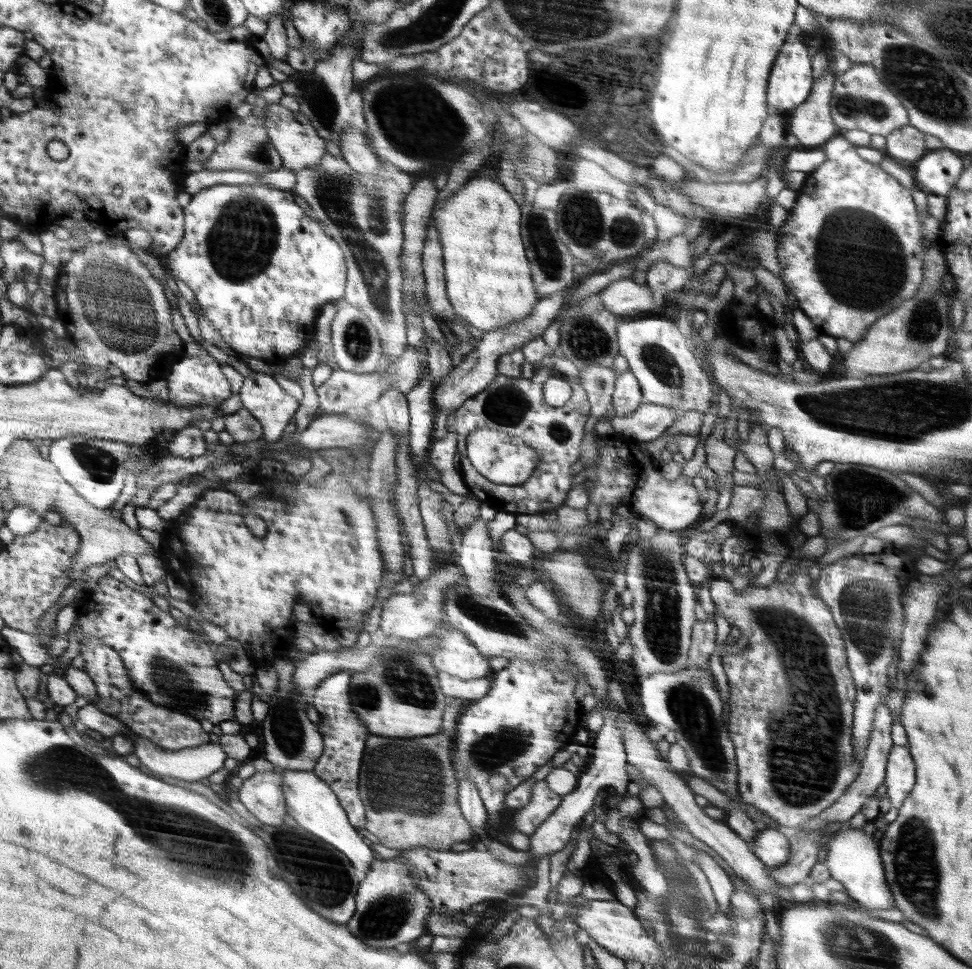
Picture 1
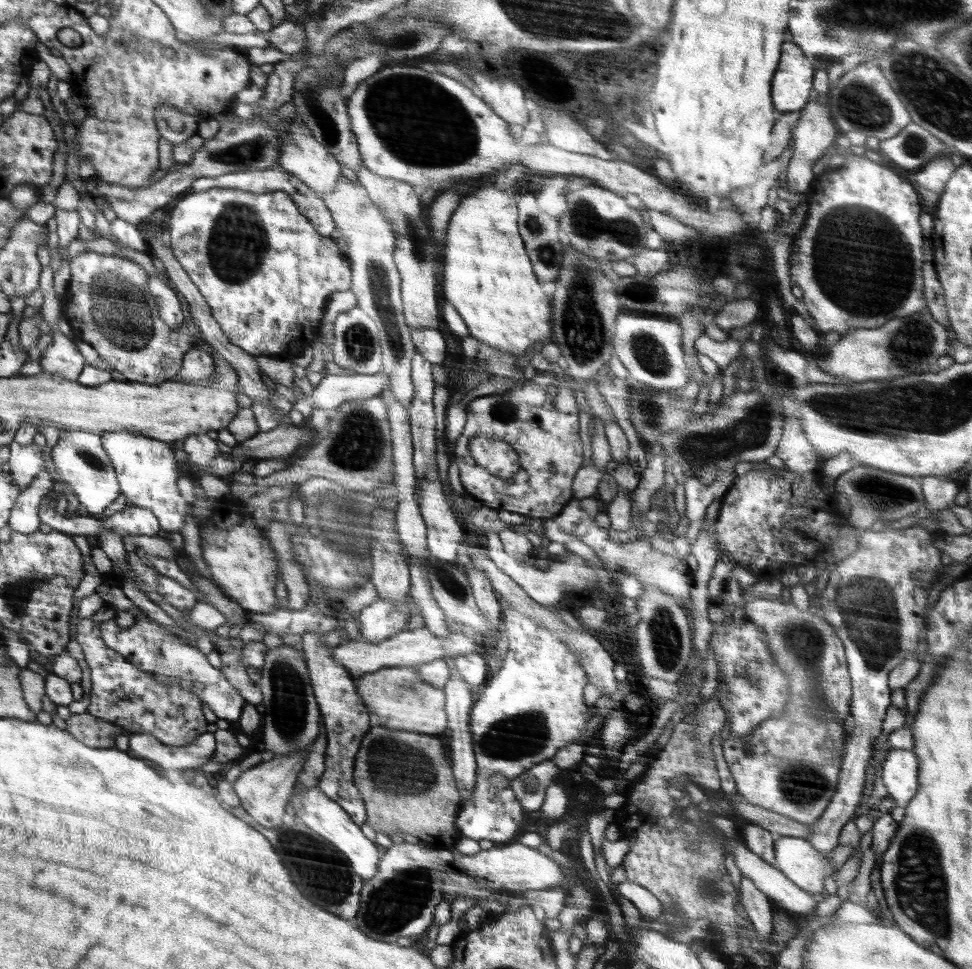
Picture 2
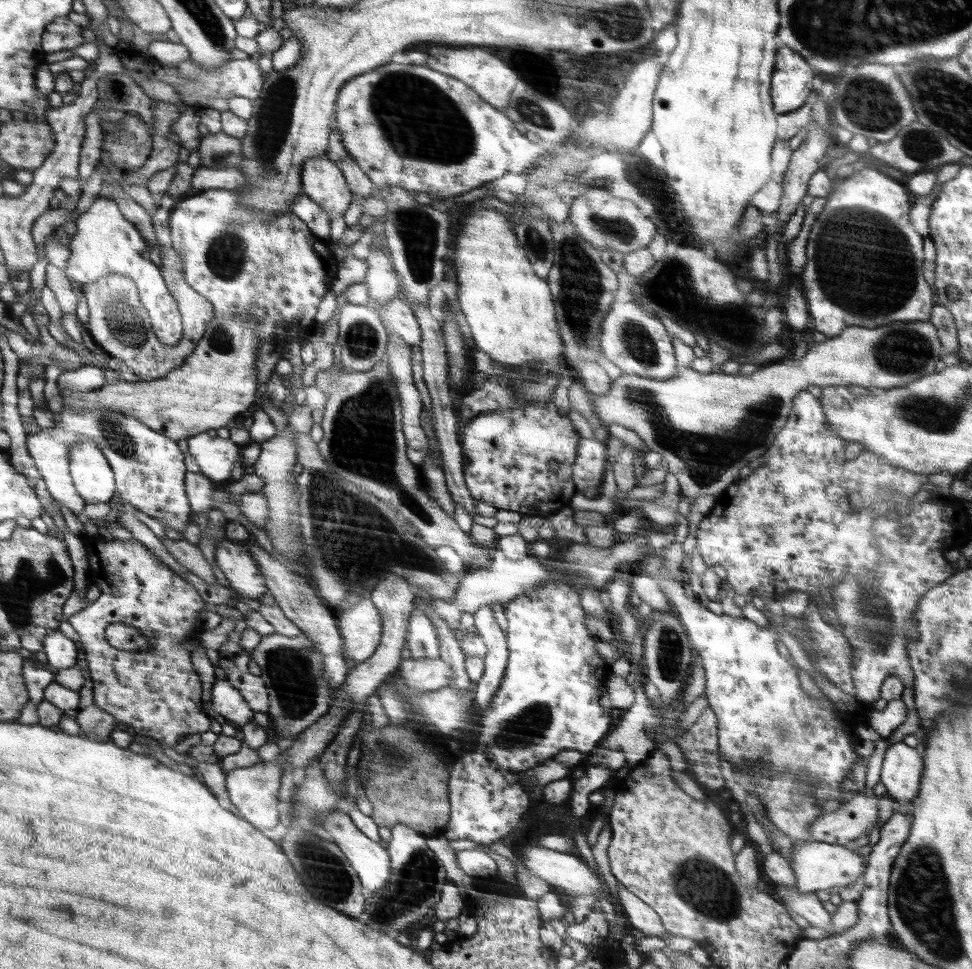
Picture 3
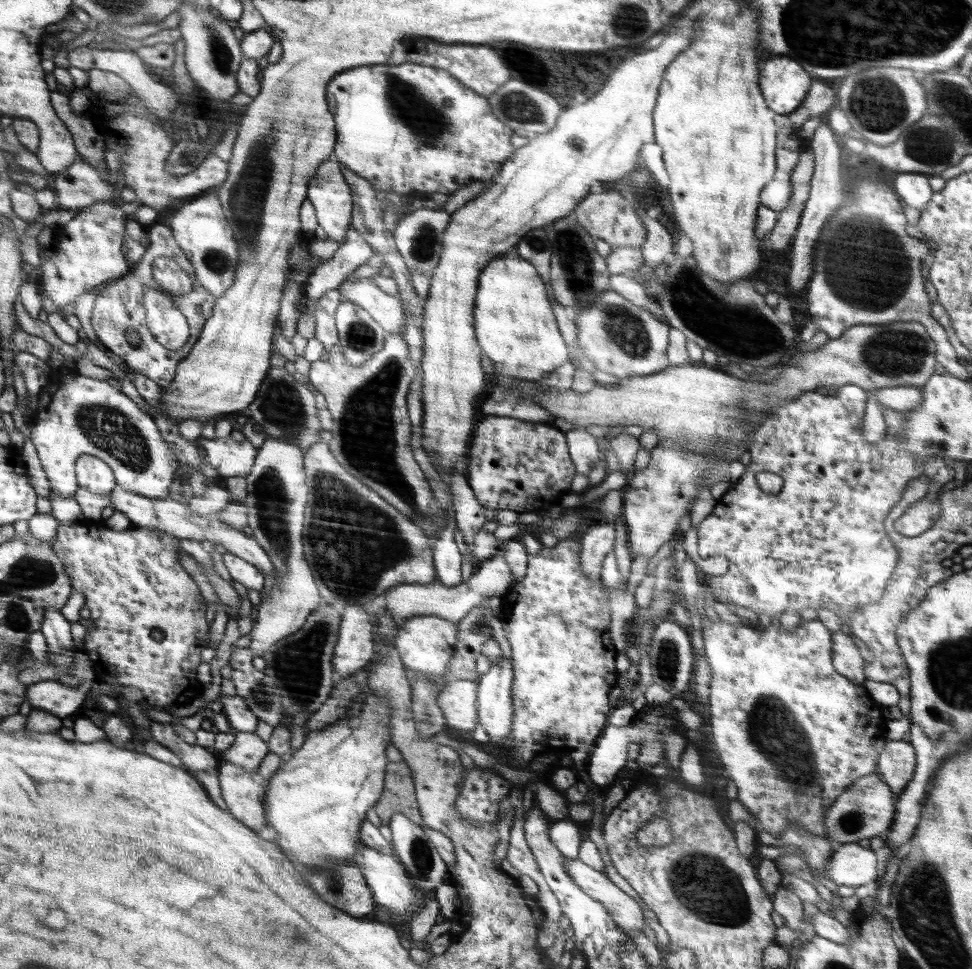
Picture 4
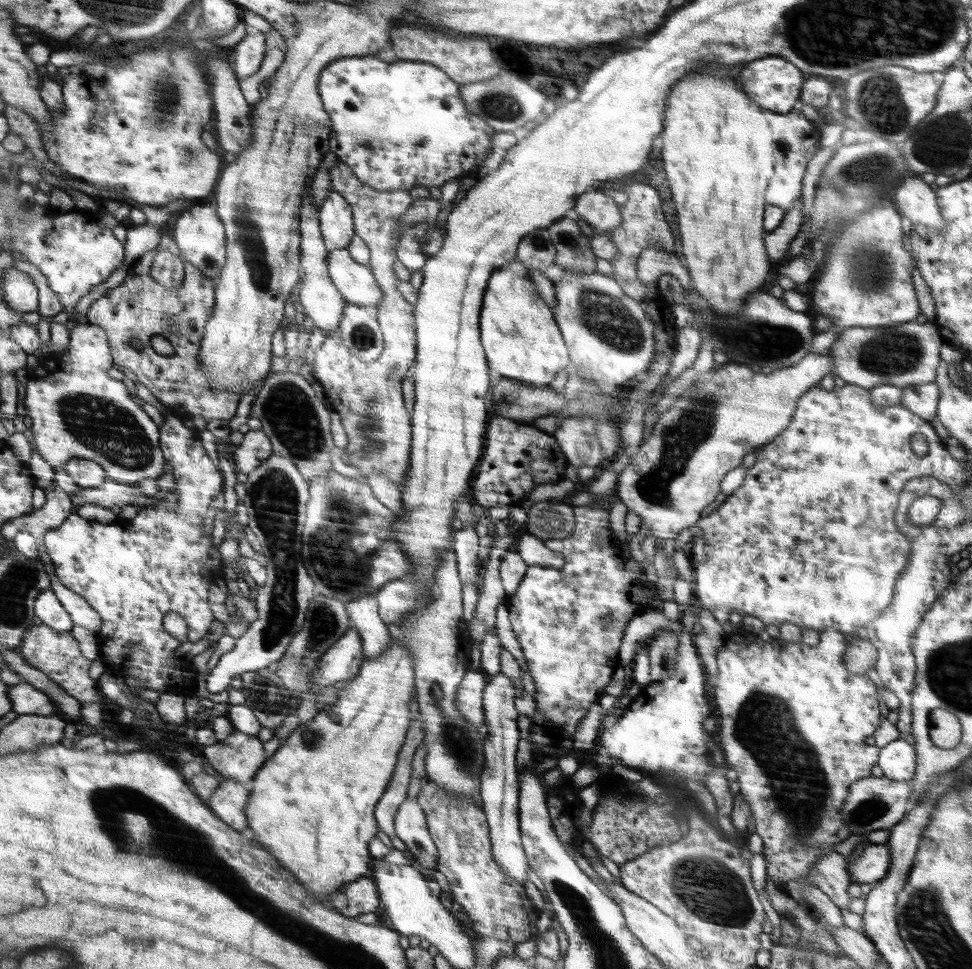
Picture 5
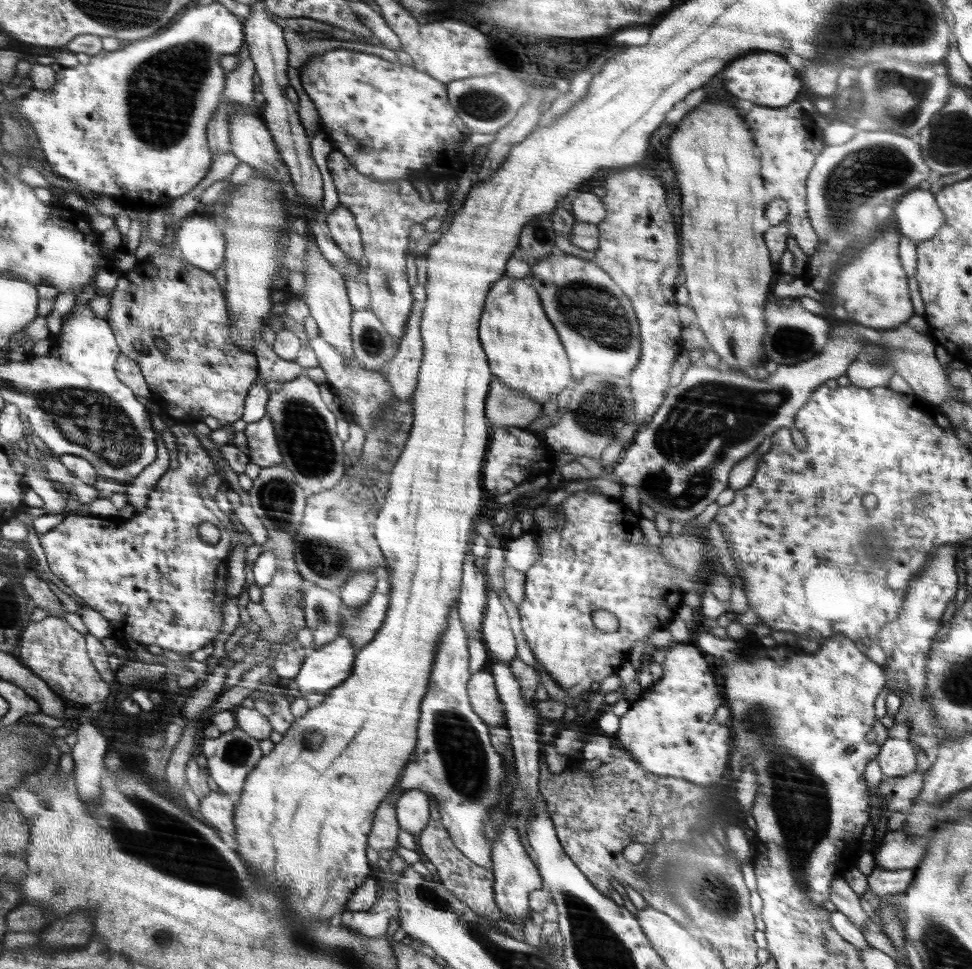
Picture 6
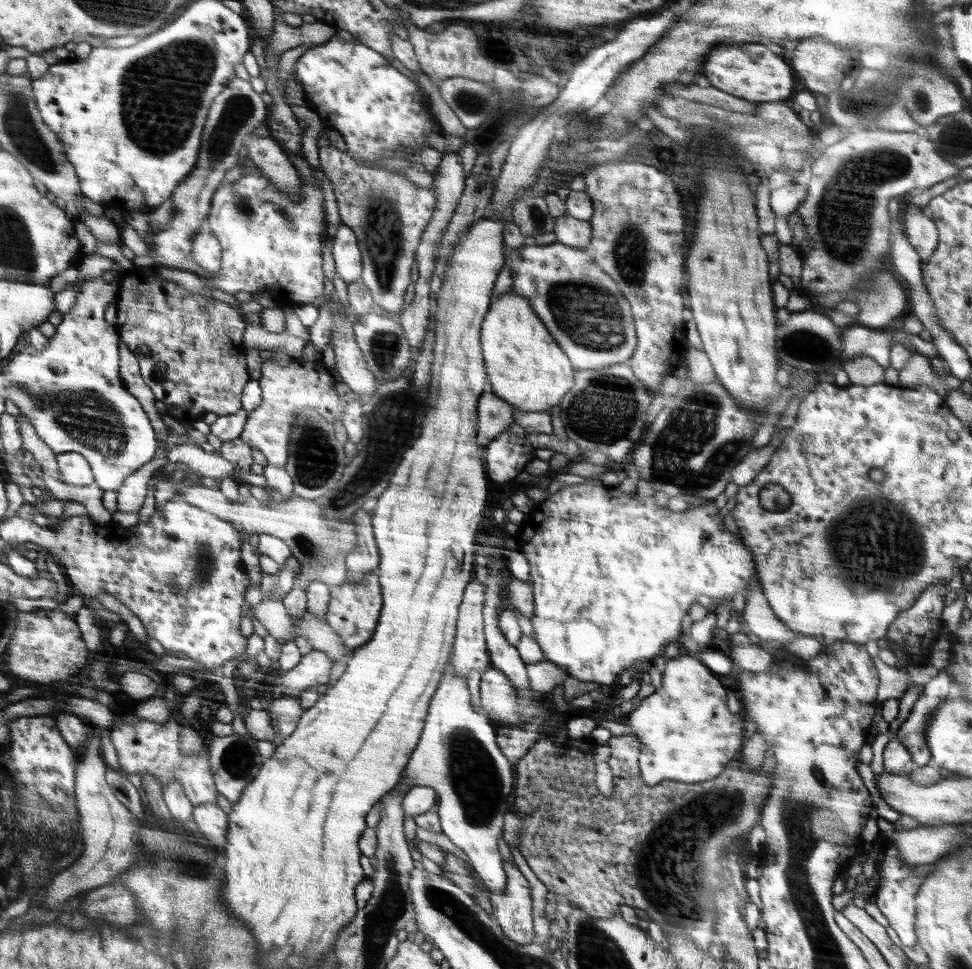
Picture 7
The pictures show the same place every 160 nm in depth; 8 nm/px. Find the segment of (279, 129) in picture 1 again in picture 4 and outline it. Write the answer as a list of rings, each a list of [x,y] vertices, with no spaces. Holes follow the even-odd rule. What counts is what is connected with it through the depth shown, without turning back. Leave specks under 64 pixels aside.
[[[328,159],[318,168],[307,188],[307,200],[313,204],[317,223],[324,229],[328,239],[343,240],[351,227],[353,202],[350,187],[343,177],[342,165],[338,160]]]

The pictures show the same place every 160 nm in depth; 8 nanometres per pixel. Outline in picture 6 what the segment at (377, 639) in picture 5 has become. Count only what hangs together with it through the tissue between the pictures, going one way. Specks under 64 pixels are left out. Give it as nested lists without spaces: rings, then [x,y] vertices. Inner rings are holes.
[[[359,570],[339,589],[338,595],[347,608],[365,606],[371,600],[378,586],[380,572],[376,570]]]

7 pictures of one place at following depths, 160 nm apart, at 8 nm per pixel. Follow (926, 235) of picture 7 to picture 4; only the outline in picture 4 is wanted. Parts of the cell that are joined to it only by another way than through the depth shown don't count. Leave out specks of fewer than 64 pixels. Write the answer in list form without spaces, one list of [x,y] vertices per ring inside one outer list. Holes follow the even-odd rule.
[[[910,172],[898,174],[893,189],[904,205],[917,208],[921,212],[928,206],[934,193],[928,183],[928,176],[910,174]]]

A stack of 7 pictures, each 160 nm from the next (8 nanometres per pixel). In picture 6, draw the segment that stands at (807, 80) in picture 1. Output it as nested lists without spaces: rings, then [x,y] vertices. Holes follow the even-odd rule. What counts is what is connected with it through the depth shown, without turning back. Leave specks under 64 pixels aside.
[[[760,52],[760,54],[748,54],[744,58],[734,60],[726,70],[724,70],[724,84],[726,88],[744,100],[750,100],[758,106],[770,106],[770,108],[780,108],[788,106],[800,92],[802,75],[792,68],[785,58],[780,58],[778,54],[772,52]]]

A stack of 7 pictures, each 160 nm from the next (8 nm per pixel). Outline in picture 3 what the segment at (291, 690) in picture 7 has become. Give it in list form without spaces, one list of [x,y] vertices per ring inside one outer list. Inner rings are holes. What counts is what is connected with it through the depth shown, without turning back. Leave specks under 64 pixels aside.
[[[370,597],[361,598],[354,608],[339,611],[337,619],[348,659],[356,665],[371,659],[383,636],[383,620],[376,604]]]

